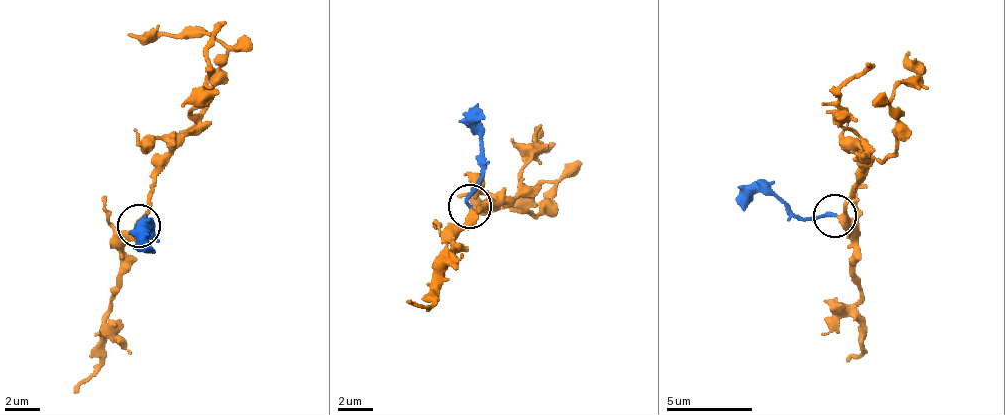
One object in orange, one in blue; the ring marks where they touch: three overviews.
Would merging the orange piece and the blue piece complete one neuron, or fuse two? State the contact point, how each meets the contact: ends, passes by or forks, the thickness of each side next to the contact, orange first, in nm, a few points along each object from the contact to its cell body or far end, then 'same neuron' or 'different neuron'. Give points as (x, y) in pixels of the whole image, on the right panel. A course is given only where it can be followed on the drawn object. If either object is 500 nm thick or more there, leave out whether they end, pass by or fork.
(834, 215) | orange passes by | blue ends | 360/190 nm | orange via (835, 214), (844, 210), (857, 169), (896, 151), (892, 106), (901, 81), (918, 77), (909, 51) | blue via (835, 214), (797, 216), (767, 191), (749, 191), (736, 201) | same neuron

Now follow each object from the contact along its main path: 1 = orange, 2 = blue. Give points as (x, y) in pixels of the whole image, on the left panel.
1: (137, 224), (146, 212), (159, 160), (206, 104), (214, 61), (227, 51), (206, 32), (171, 37), (128, 33)
2: (137, 224), (151, 237), (147, 226), (143, 251)

